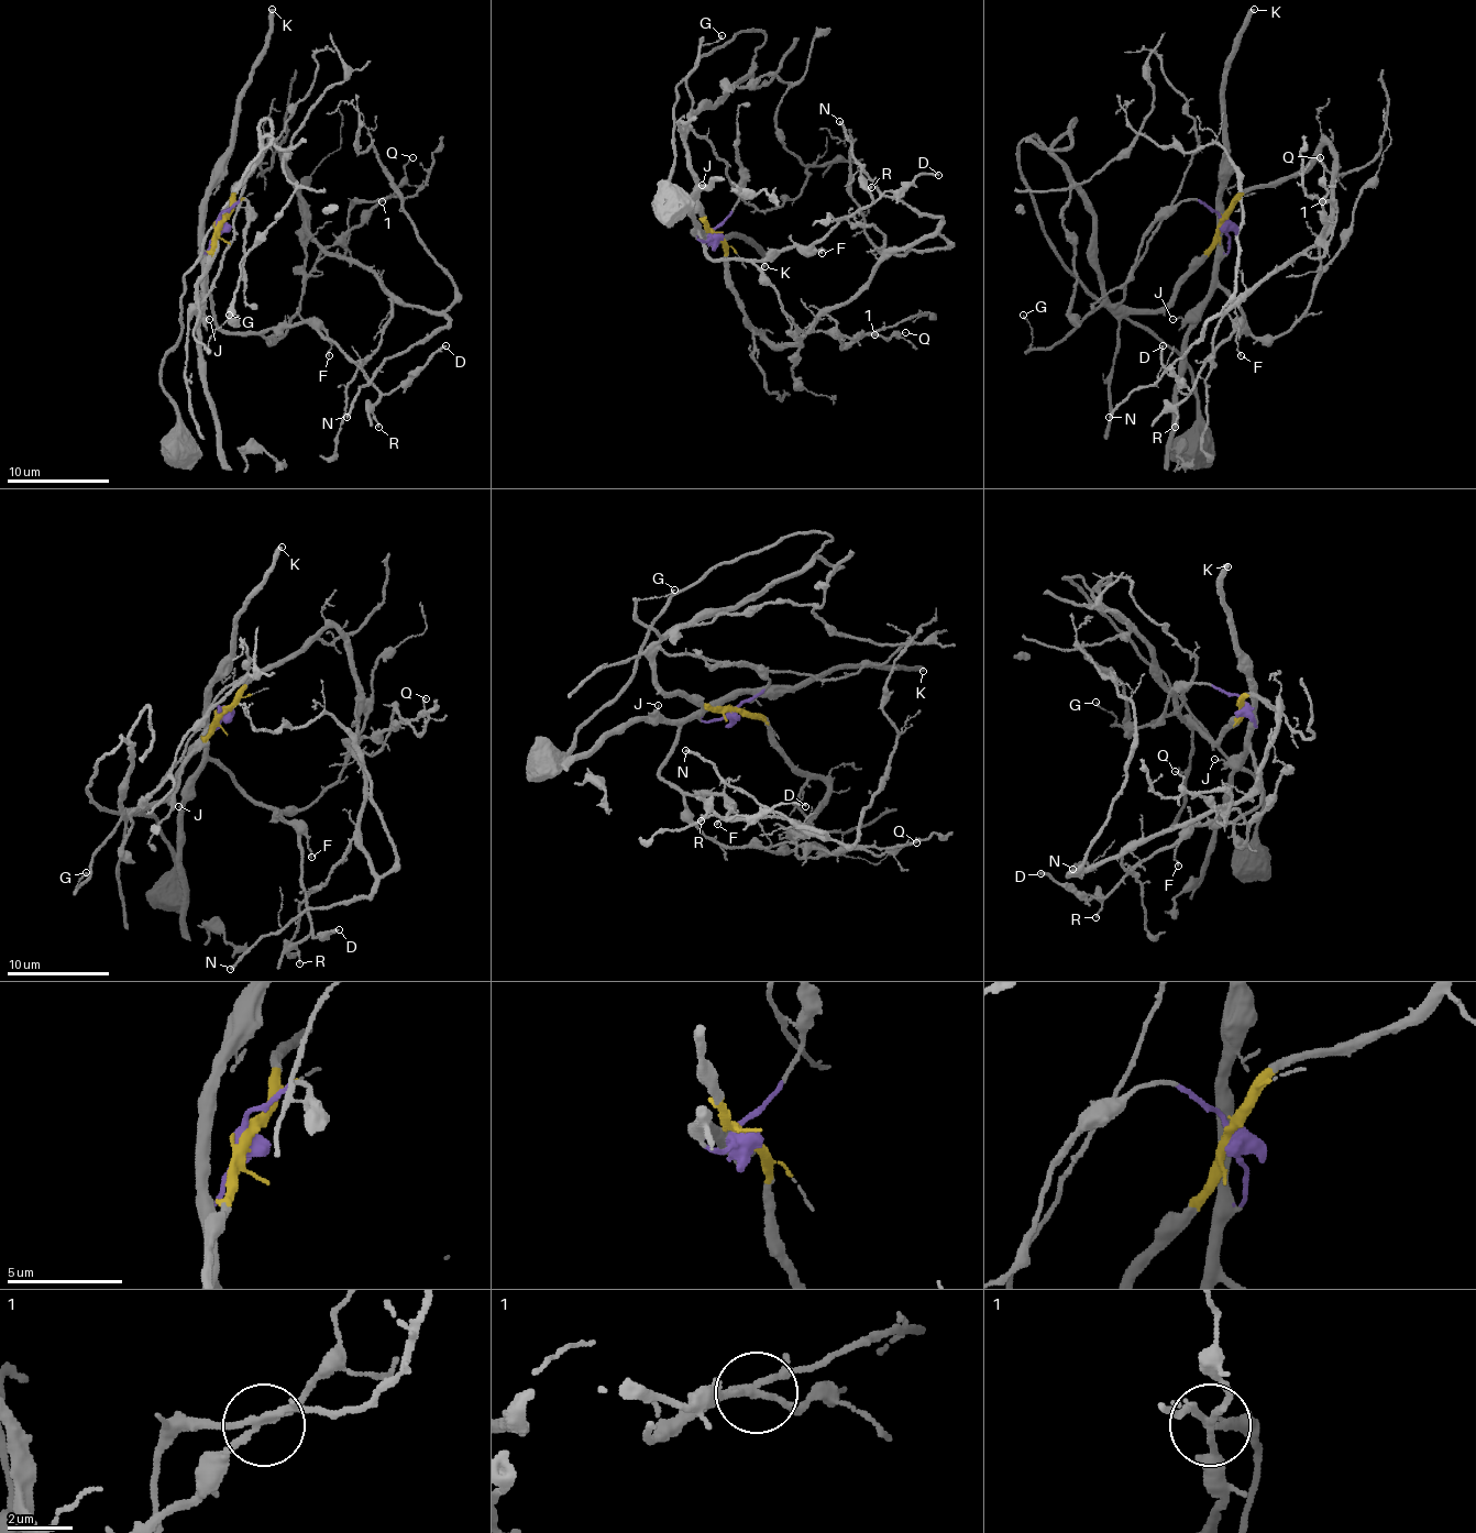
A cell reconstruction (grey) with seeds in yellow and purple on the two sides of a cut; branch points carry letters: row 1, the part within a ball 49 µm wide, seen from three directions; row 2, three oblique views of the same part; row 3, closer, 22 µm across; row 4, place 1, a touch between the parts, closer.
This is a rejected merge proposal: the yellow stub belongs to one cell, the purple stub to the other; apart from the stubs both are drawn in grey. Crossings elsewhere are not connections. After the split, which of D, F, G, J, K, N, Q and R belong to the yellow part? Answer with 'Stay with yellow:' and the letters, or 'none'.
Stay with yellow: G, N

